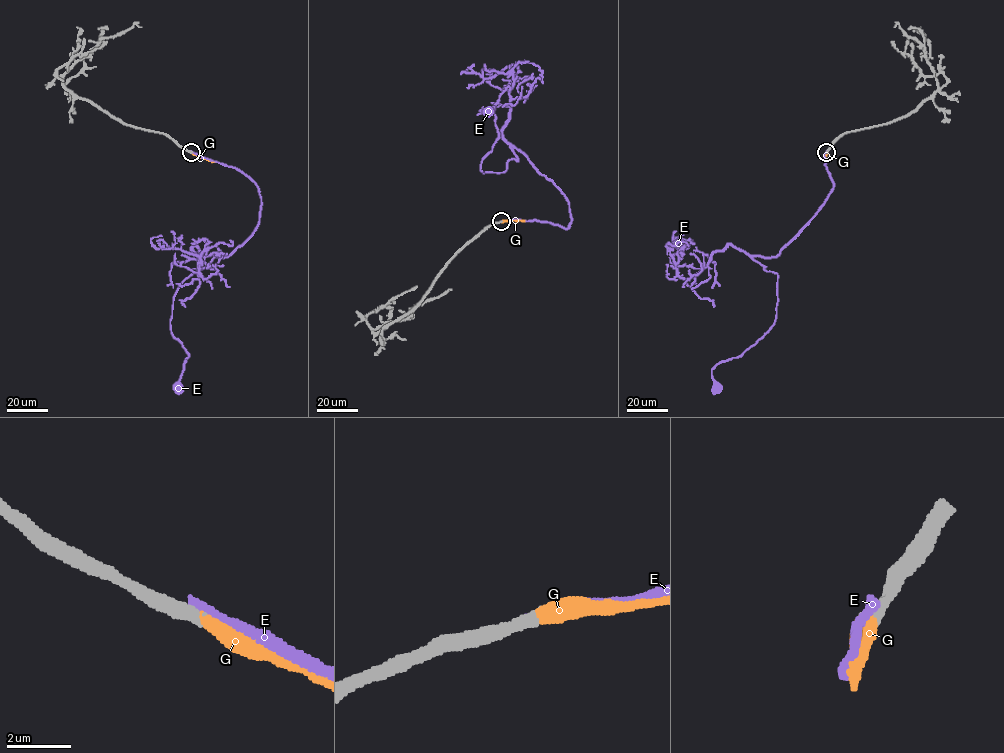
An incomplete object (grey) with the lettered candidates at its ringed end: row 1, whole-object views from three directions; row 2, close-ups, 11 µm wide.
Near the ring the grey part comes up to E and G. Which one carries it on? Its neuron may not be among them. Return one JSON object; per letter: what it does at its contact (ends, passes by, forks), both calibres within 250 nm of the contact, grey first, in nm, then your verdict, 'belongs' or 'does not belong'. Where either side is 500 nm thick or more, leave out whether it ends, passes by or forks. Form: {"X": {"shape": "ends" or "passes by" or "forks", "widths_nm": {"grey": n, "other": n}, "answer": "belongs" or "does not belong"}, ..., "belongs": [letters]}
{"E": {"shape": "ends", "widths_nm": {"grey": 440, "other": 320}, "answer": "does not belong"}, "G": {"shape": "ends", "widths_nm": {"grey": 380, "other": 440}, "answer": "belongs"}, "belongs": ["G"]}

